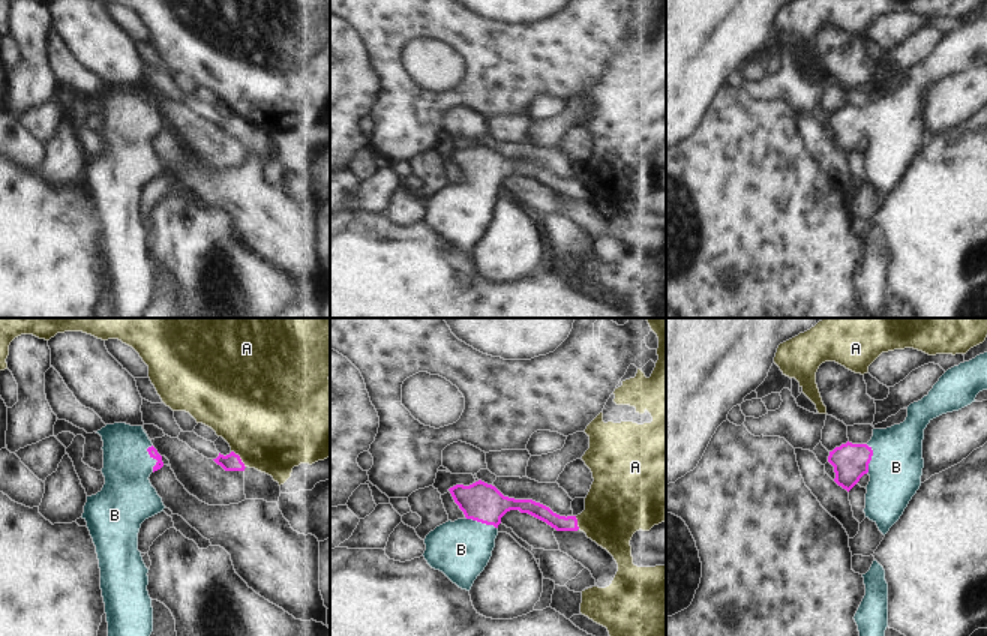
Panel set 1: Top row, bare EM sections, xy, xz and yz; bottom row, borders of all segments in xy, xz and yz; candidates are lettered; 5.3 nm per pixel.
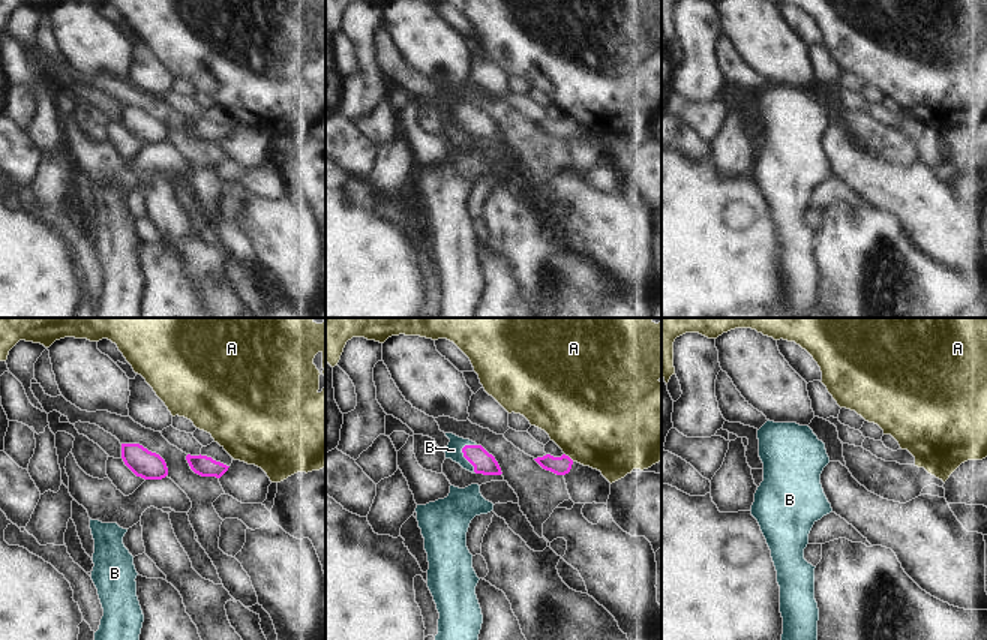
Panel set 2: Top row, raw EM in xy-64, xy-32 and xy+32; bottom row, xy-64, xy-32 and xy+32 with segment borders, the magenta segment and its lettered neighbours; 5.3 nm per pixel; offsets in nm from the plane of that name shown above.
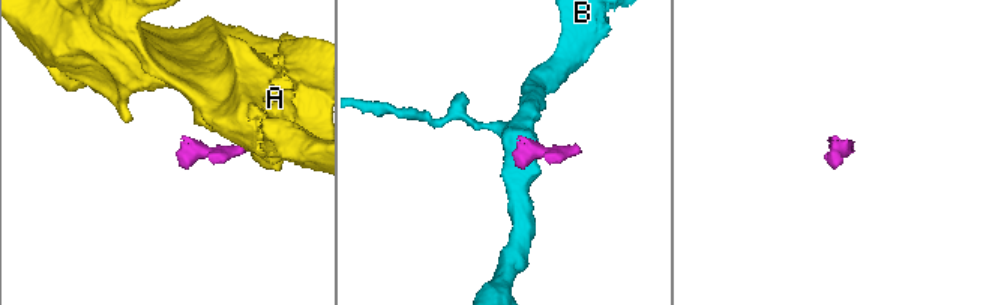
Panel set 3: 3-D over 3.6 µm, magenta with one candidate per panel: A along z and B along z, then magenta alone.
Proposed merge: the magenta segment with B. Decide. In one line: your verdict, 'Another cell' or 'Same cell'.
Same cell

